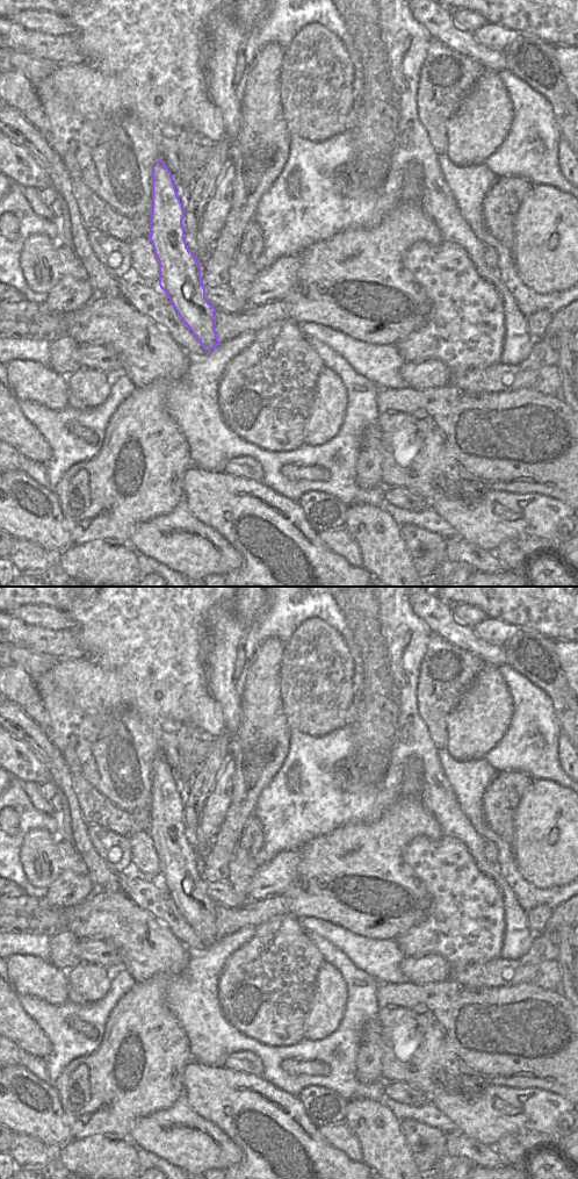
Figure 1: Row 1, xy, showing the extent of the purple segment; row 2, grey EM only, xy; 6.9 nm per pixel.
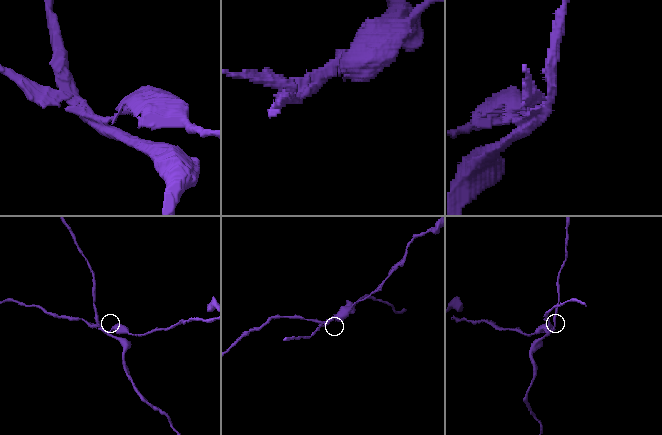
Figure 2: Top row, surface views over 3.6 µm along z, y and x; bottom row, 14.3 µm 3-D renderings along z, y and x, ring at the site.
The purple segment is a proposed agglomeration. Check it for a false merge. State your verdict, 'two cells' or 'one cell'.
two cells

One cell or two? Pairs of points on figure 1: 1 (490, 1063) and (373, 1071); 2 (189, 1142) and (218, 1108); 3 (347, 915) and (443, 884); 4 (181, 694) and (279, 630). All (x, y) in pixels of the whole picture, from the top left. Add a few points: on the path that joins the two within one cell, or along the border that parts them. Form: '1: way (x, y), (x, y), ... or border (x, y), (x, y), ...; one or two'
1: border (384, 1044), (381, 1077); two
2: border (188, 1101), (197, 1114), (217, 1126), (229, 1137); two
3: border (410, 869), (432, 900), (432, 911), (427, 918); two
4: border (202, 649), (207, 688), (217, 702); two

